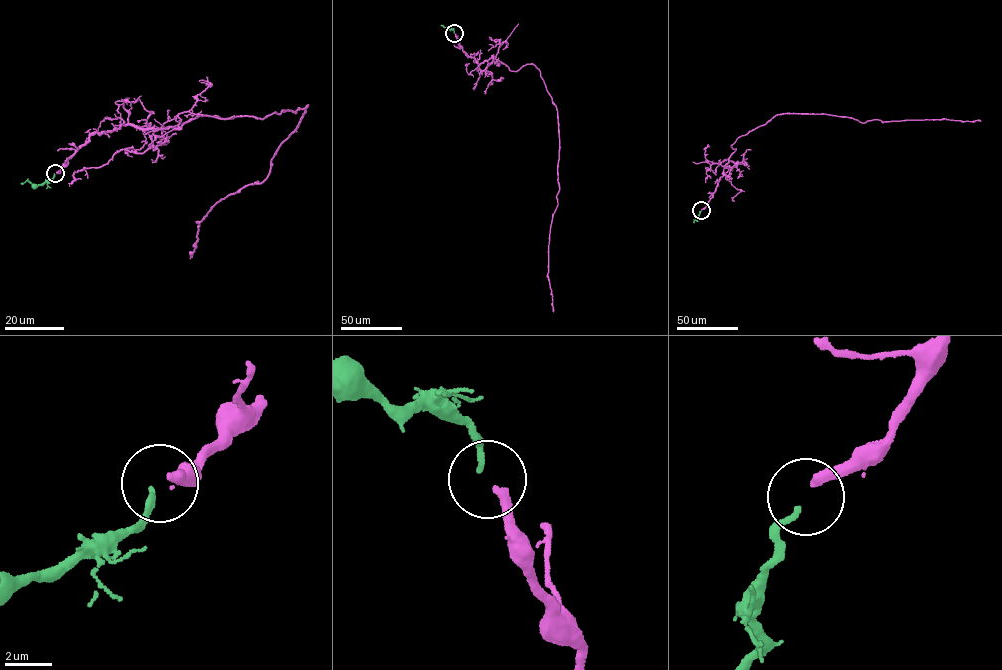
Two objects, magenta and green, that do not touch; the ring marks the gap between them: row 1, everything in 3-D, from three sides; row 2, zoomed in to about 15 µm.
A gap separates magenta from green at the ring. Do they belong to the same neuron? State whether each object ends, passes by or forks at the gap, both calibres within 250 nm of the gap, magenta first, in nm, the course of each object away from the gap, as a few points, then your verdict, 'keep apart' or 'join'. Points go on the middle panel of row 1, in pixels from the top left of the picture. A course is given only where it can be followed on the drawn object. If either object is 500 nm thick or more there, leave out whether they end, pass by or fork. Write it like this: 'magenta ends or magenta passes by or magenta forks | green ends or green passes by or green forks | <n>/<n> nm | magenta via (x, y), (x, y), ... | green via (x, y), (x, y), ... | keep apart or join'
magenta ends | green ends | 380/240 nm | magenta via (455, 33), (481, 70), (495, 59), (510, 70), (534, 64), (556, 108), (559, 190), (547, 275), (553, 311) | green via (454, 33), (441, 25) | join

